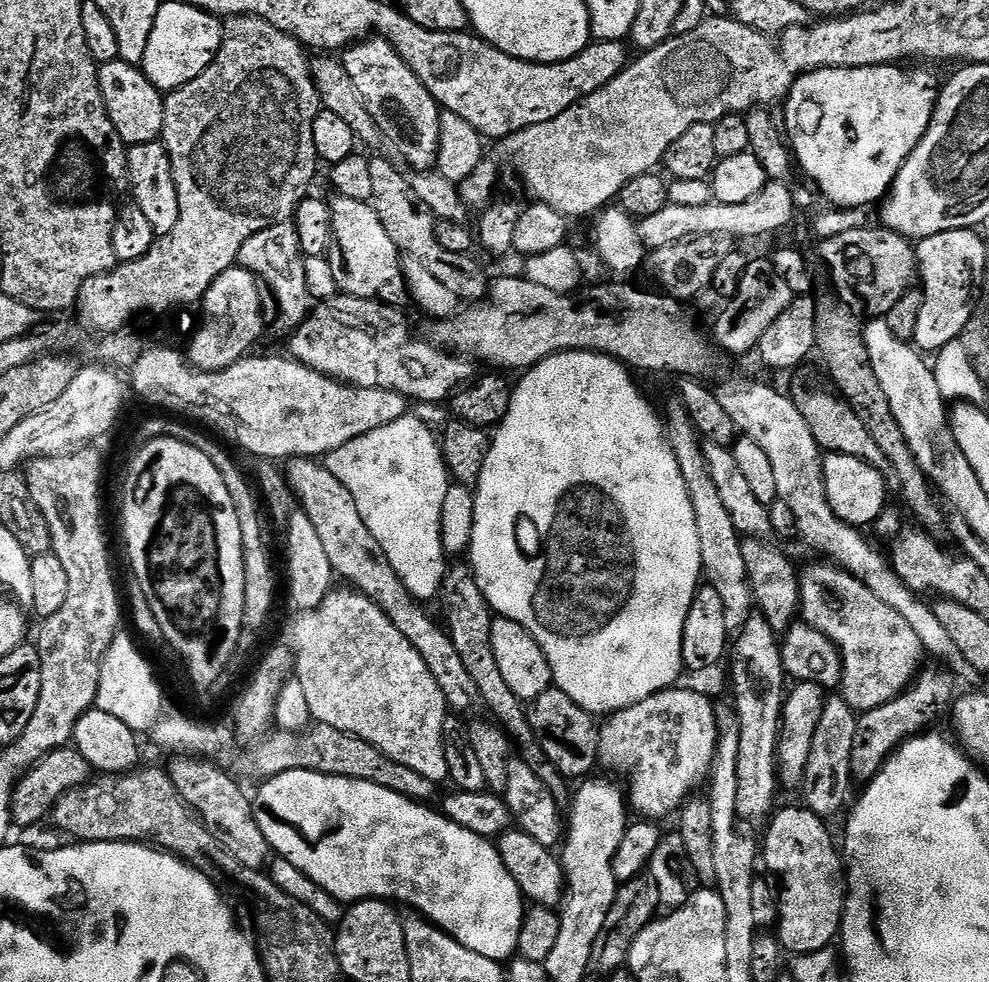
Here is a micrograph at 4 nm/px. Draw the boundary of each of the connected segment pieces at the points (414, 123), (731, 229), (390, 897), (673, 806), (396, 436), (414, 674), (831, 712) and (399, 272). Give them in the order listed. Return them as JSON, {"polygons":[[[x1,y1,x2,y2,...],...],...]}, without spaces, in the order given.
{"polygons":[[[369,38,351,45,342,59,346,74,354,81,354,86,358,86,358,94,362,94,366,110,370,110,370,118,378,122,378,130,382,130,396,147,396,156,404,159,412,170,427,172,435,169,442,109,426,86,422,86,414,70,402,62,394,46,383,38]],[[782,180,768,183,761,192,754,194,746,202,733,204,691,204,678,206,667,203,658,214,641,219,638,224,640,240,645,249,651,250,658,246,673,244,679,240,686,240,690,236,762,236,766,232,778,232,786,227,796,212,796,196,788,189,789,185]],[[290,770,277,776,269,776,263,781,260,793,254,796,254,815,262,834,266,834,268,847,277,857,294,862,302,874,306,874,318,886,322,886,336,900,341,902,355,902,357,900,387,900,389,902,401,900,408,904,409,909,415,910,424,917,425,920,432,921,437,928,441,928,448,936,452,936,466,950,474,950,474,954,482,954,482,958,490,958,501,962,508,962,517,955,518,934,522,930,524,913,526,911,526,899,520,891,518,882,514,880,514,875,507,870,506,864,499,856,497,845,491,839,474,834,454,822,450,822,443,811,436,812,424,802,408,800,402,794,394,794,394,790,386,790,382,786,374,786,374,782,362,782,361,780,351,780,341,776,327,776,318,774,310,770]],[[680,687,665,688,663,692,654,694,634,706,626,706,621,712,613,712,605,719,608,720,605,724,599,725,599,767,628,776,626,799,644,818,660,818,656,816,668,816,672,811,673,815,684,807,684,801,700,790,703,784,705,787,712,774,712,763,720,733,717,705,712,705,711,698,700,692,691,692,688,688]],[[409,414,328,453,326,466,350,490,366,530,374,534,408,593,421,602,435,601,446,571,440,523,442,502,450,486,437,433]],[[336,590,329,592,317,608,299,613,295,617,297,620,292,624,290,644,294,649,294,679,302,682,302,691,306,693,306,702,310,706,313,721,326,726,334,726,334,730,342,730,346,734,362,738,366,742,370,742,370,746,378,746,378,750,382,750,382,754,394,758,394,762,402,762,402,766,410,766,410,770,418,770,418,774,422,774,422,778,430,778,437,782,447,781,448,767,444,757,442,734,450,709,442,694,442,686,438,686,438,682,434,682,434,674,430,674,430,666,426,666,426,662,422,662,422,654,418,654,418,650,414,650,414,646,410,646,406,634,402,634,402,630,398,630,398,626,394,626,394,622,390,622,390,618,386,618,384,611,374,601,369,600,367,596,351,594,352,596,346,597,340,604,338,592]],[[832,694,825,699,818,730,814,730,814,746,810,746,810,762,806,762,806,774,802,785,803,803,815,816,829,818,828,816,834,815,835,812,843,813,849,803,848,791,854,787,850,754,854,747,856,717,857,713,849,708,843,696]],[[333,195,330,200,332,210,332,243,328,245,326,259,330,270,334,270,334,282,345,296,359,300,378,300,389,306,408,304,410,297,404,283,402,253,390,242,386,226,378,222,378,214,366,200,355,200]]]}

